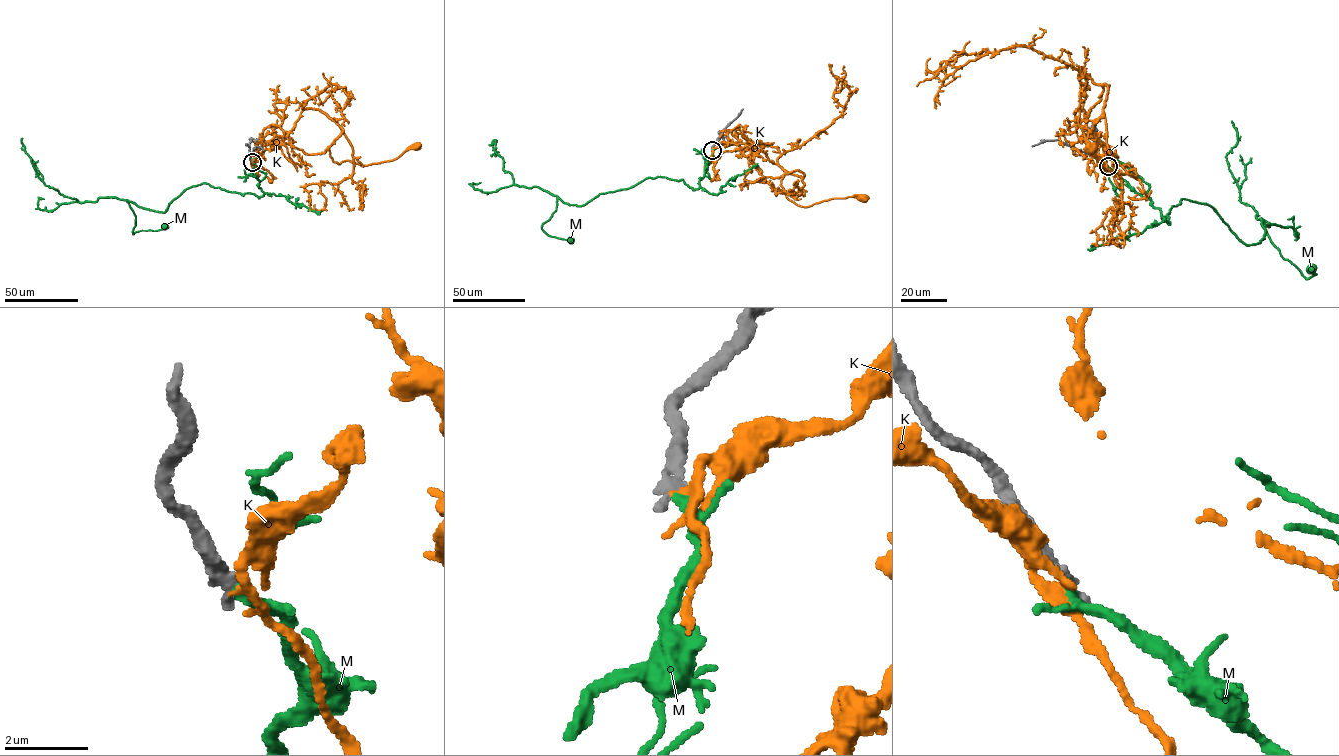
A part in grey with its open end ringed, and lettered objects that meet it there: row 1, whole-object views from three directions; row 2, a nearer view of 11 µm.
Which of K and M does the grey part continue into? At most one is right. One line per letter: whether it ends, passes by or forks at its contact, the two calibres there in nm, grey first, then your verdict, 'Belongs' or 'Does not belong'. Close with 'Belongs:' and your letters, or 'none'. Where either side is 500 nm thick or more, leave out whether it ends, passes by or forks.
K: It passes by. Thickness 320 nm (grey) against 170 nm. Does not belong
M: It passes by. Thickness 320 nm (grey) against 190 nm. Belongs
Belongs: M

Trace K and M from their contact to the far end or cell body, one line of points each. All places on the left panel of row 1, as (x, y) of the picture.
K: (252, 163), (257, 153), (284, 143), (308, 154), (328, 149), (338, 163), (363, 165), (393, 160), (417, 147)
M: (252, 162), (264, 194), (259, 198), (202, 183), (164, 212), (127, 200), (133, 234), (165, 226)

